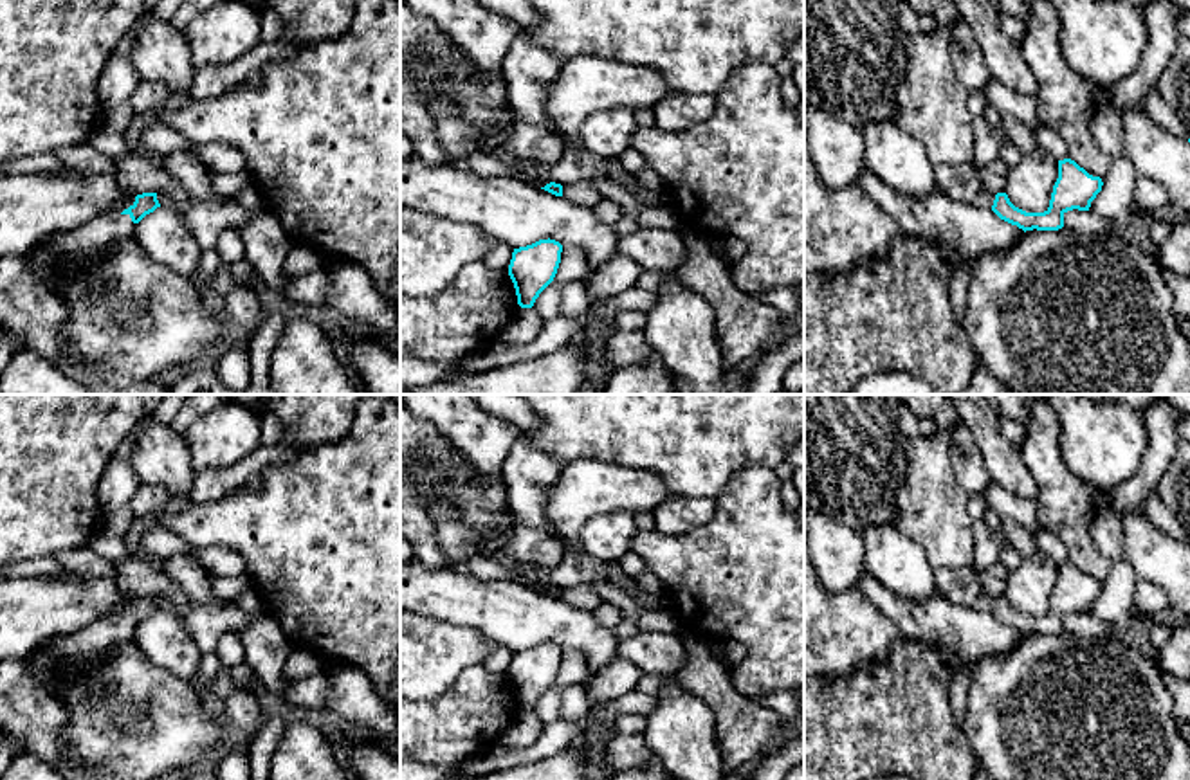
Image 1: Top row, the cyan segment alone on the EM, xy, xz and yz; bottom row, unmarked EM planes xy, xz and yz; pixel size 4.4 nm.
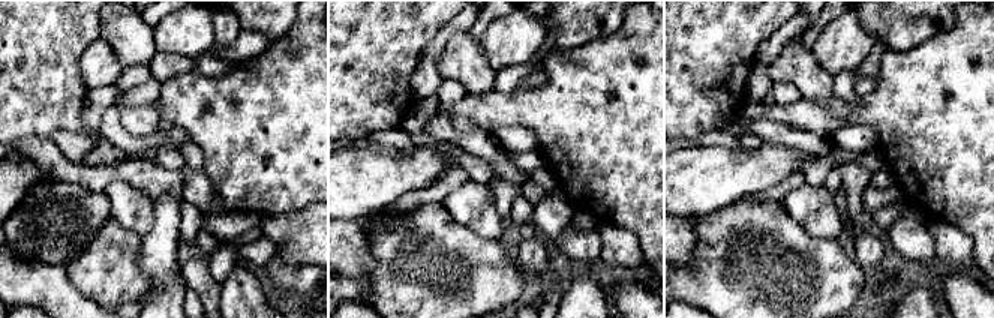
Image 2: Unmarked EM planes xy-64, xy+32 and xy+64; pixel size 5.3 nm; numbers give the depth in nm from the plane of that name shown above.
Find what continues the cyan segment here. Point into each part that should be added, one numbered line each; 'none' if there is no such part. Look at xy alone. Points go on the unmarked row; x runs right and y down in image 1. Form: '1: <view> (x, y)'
1: xy (65, 658)

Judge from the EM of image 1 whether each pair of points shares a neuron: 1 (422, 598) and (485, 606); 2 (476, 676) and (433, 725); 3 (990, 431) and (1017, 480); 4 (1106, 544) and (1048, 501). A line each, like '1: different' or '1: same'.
1: same
2: same
3: same
4: different

